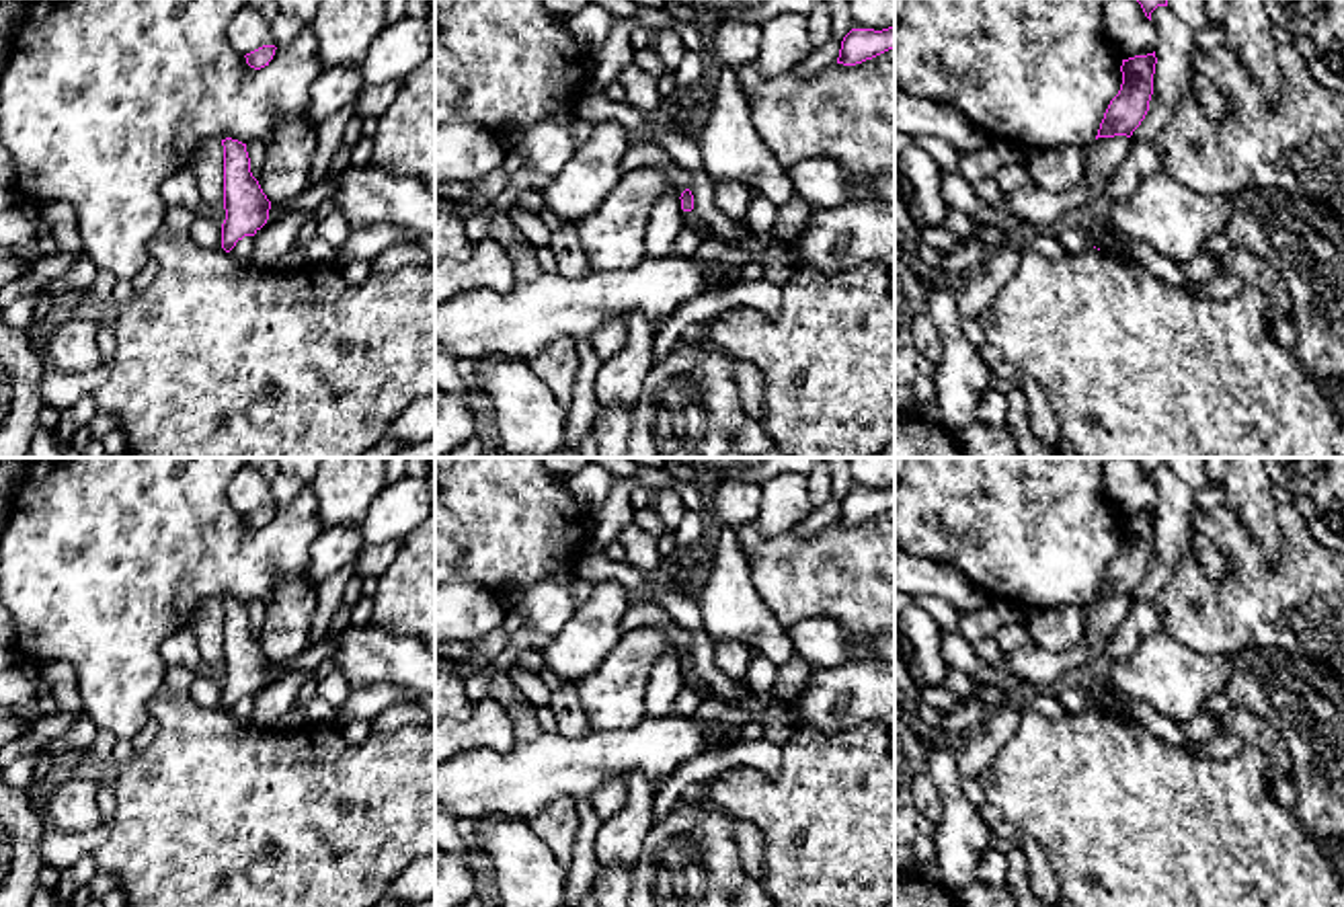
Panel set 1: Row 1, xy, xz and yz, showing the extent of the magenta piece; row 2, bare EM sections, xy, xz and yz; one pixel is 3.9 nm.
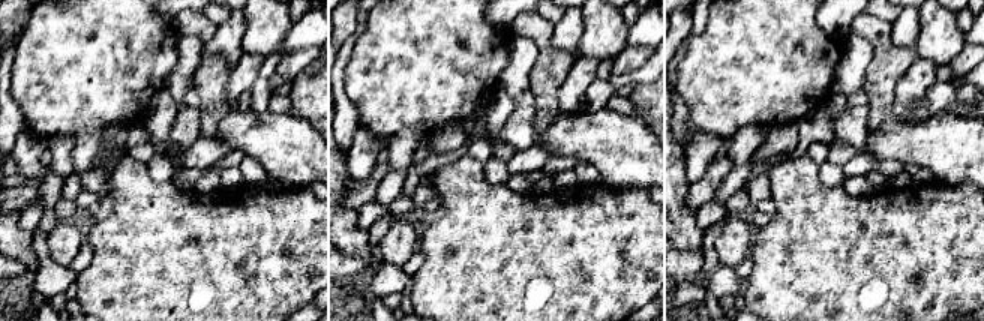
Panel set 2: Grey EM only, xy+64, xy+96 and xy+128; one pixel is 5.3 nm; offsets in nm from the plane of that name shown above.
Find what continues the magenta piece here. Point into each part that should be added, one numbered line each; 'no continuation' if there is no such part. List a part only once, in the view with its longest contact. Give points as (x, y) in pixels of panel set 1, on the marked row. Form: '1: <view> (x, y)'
no continuation

